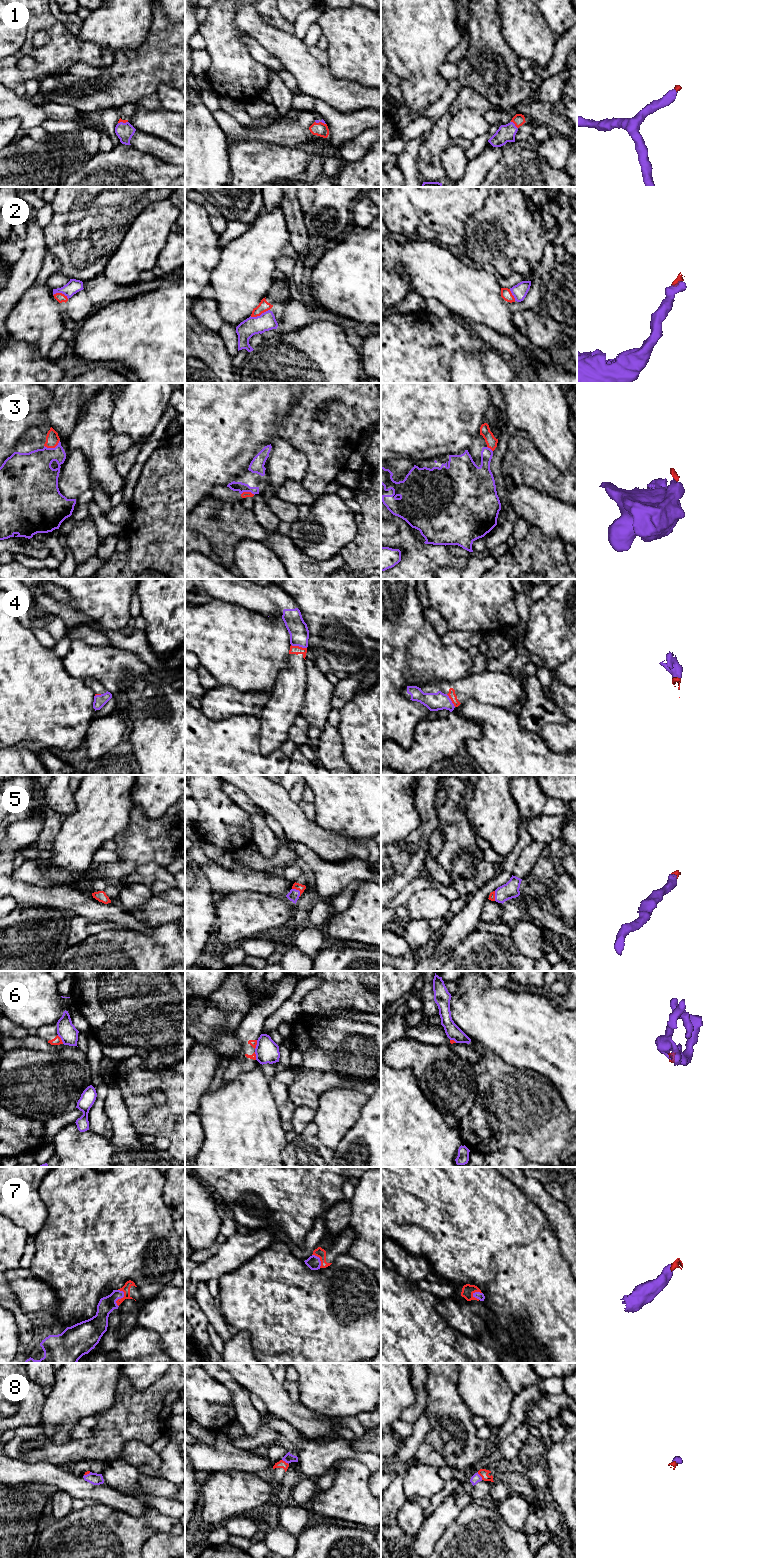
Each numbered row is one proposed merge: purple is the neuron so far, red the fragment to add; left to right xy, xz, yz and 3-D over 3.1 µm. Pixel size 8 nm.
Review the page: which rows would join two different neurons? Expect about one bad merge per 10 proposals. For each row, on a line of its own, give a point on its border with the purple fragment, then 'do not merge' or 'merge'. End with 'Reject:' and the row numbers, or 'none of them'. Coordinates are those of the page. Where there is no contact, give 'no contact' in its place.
1: meets purple in yz at (514, 125); merge
2: meets purple in xz at (260, 315); merge
3: meets purple in xy at (52, 448); merge
4: meets purple in xz at (299, 646); merge
5: meets purple in xz at (298, 890); merge
6: meets purple in xy at (61, 1039); do not merge
7: meets purple in xy at (121, 1297); merge
8: meets purple in yz at (480, 1476); merge
Reject: 6

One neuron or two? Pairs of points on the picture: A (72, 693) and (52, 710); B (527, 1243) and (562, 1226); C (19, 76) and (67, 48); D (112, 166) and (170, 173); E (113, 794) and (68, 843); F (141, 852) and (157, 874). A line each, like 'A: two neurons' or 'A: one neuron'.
A: one neuron
B: two neurons
C: one neuron
D: one neuron
E: one neuron
F: two neurons

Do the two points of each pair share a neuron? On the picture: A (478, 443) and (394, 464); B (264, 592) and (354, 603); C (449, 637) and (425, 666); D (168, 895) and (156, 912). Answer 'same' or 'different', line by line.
A: same
B: different
C: different
D: different

